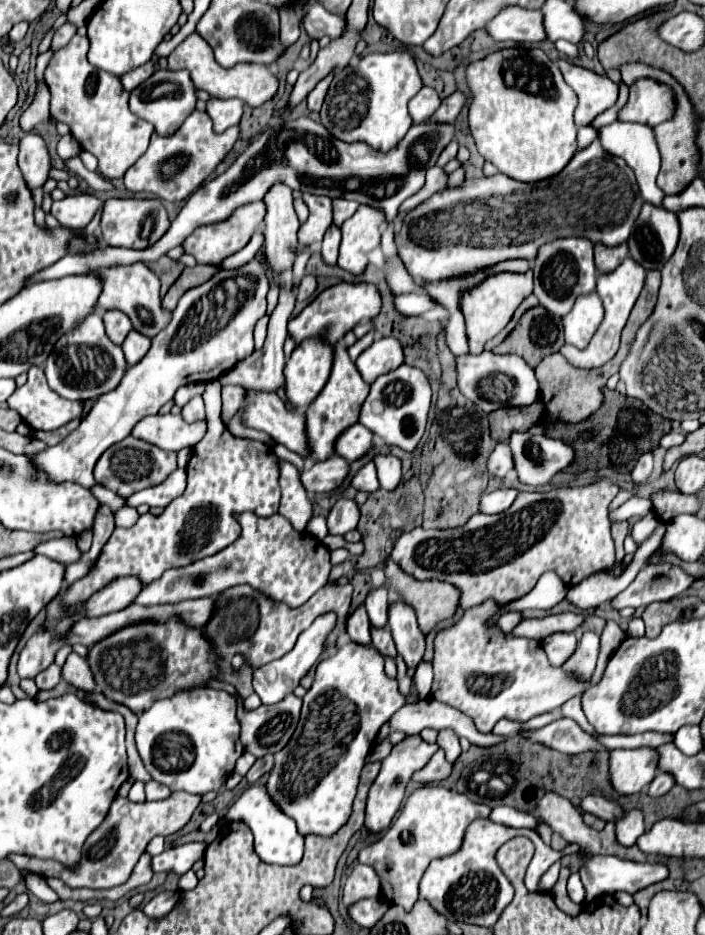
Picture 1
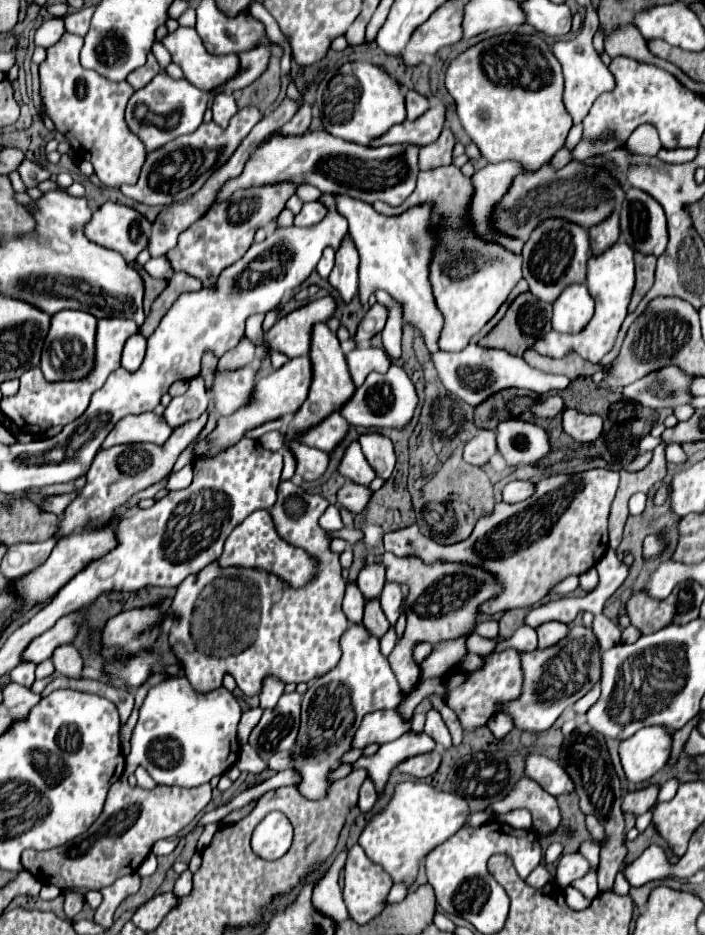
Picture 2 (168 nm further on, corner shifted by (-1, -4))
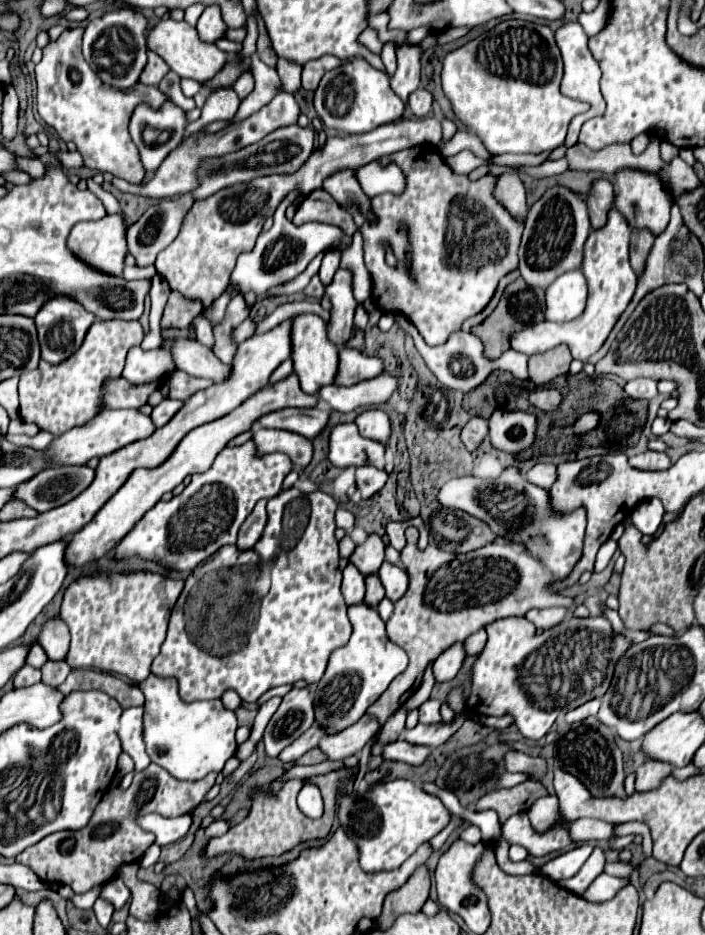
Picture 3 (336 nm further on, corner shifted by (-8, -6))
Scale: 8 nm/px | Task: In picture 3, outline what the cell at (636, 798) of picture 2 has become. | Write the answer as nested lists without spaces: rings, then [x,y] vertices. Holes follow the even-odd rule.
[[[645,758],[645,762],[637,768],[637,780],[635,780],[635,788],[639,792],[645,792],[645,790],[651,790],[651,788],[657,788],[661,784],[661,780],[665,776],[669,776],[673,772],[673,766],[667,764],[667,762],[661,762],[661,760],[651,760],[651,758]]]

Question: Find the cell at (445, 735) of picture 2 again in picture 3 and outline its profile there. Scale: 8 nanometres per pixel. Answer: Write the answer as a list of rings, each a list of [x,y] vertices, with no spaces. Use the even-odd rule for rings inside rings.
[[[433,698],[425,700],[425,702],[419,706],[419,722],[421,722],[421,724],[437,724],[437,722],[441,722],[439,706],[441,706],[439,700],[433,700]]]

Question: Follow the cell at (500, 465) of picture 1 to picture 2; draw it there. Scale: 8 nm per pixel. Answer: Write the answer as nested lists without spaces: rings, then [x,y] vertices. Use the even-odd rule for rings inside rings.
[[[478,430],[472,442],[468,442],[464,448],[464,462],[472,466],[484,466],[496,452],[496,434],[492,430]]]

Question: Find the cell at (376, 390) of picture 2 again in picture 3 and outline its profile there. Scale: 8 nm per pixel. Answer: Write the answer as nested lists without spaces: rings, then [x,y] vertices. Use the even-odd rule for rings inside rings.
[[[377,376],[355,384],[351,388],[329,384],[319,388],[319,398],[325,400],[333,410],[351,412],[357,408],[381,408],[391,398],[391,392],[397,390],[397,380],[393,376]]]

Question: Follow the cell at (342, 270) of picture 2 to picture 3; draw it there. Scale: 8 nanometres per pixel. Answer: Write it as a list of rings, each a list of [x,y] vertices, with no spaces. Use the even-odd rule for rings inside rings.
[[[337,270],[333,286],[329,284],[325,294],[329,294],[331,298],[331,318],[327,324],[327,336],[333,344],[345,346],[353,334],[353,314],[357,308],[357,300],[351,292],[351,272]]]

